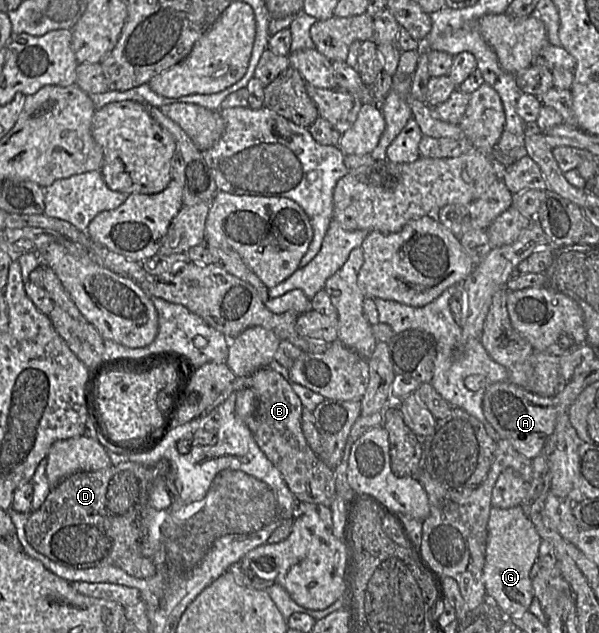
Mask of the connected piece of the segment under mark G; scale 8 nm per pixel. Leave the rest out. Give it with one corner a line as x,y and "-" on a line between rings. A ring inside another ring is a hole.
521,506
492,507
487,525
487,543
483,583
486,596
506,617
515,617
529,611
535,599
531,570
538,559
542,538

